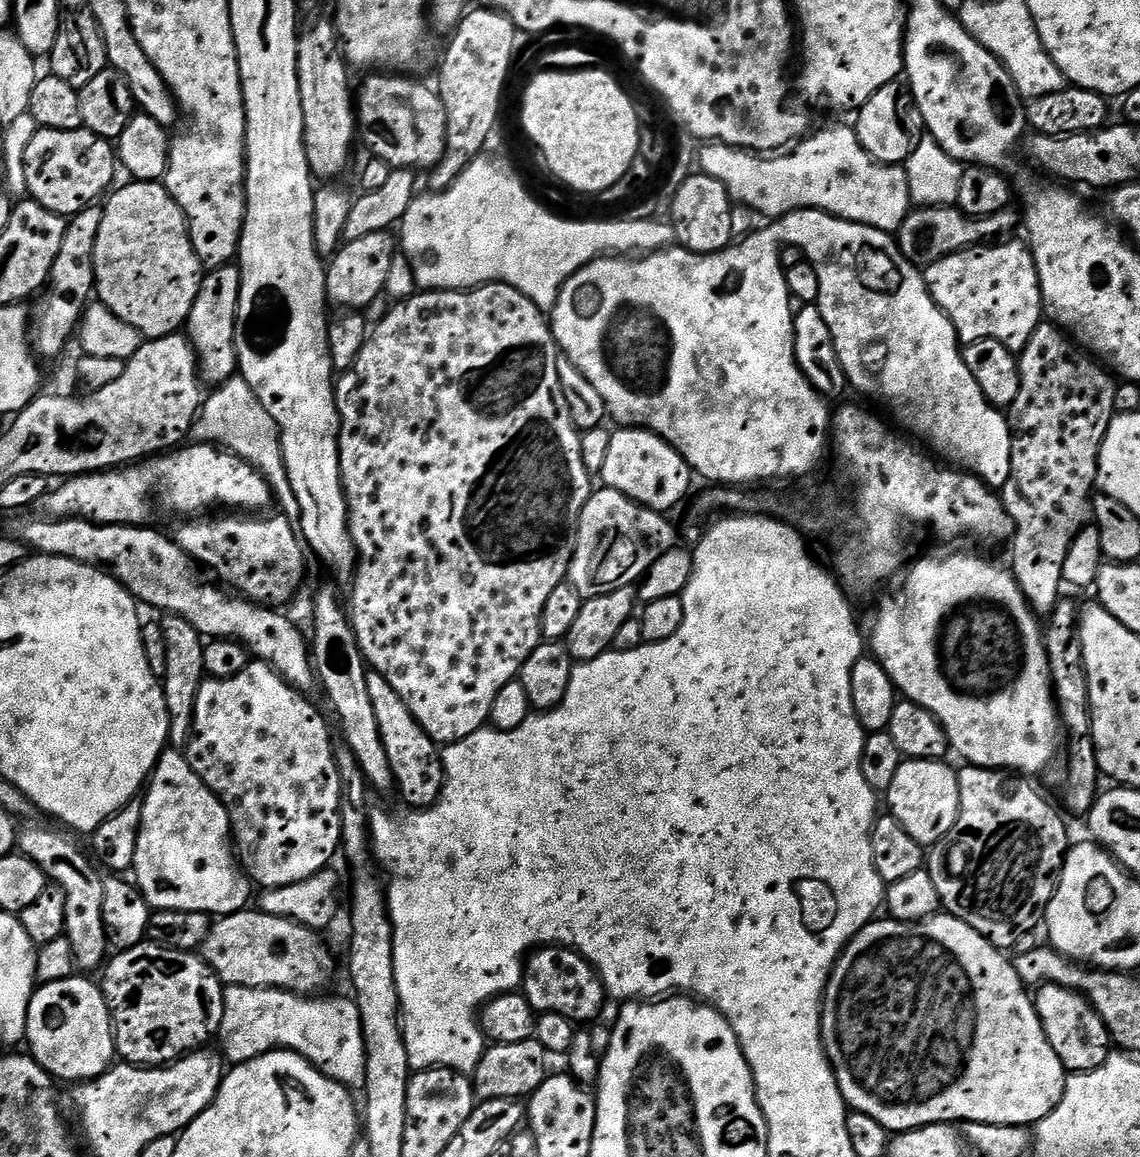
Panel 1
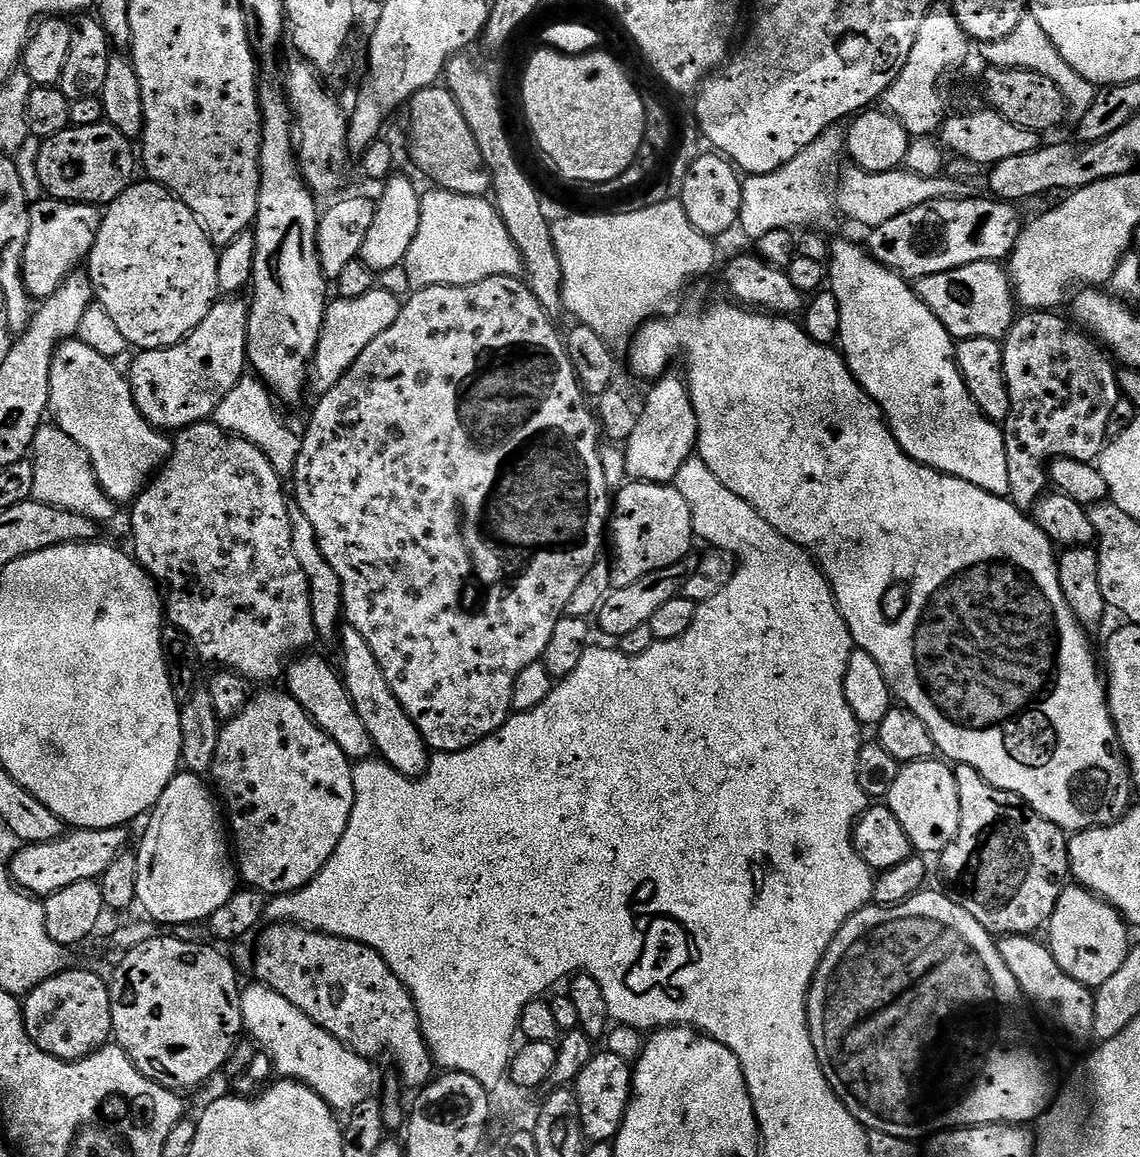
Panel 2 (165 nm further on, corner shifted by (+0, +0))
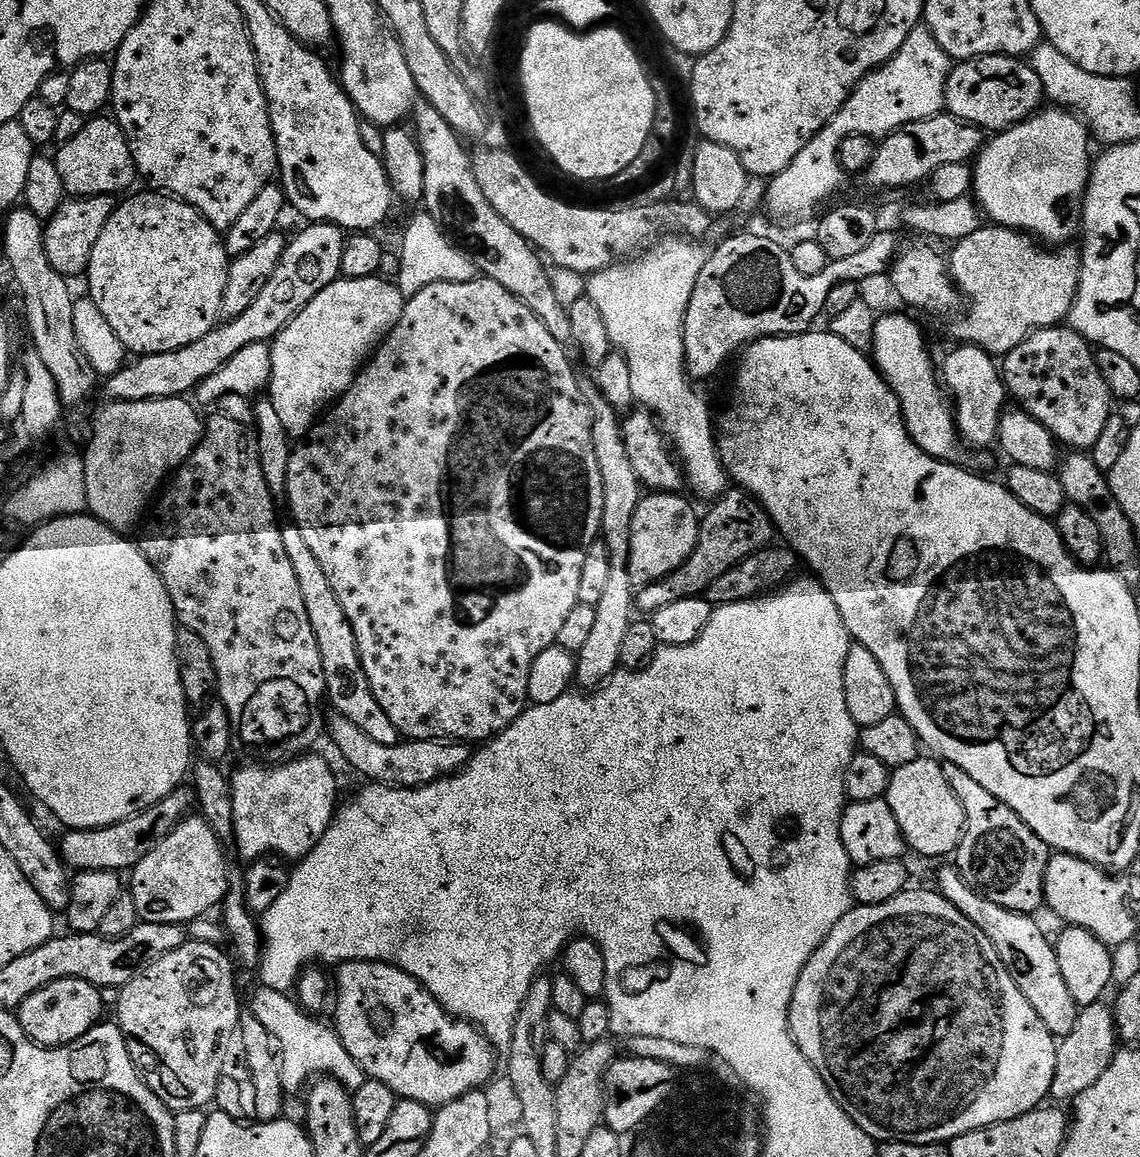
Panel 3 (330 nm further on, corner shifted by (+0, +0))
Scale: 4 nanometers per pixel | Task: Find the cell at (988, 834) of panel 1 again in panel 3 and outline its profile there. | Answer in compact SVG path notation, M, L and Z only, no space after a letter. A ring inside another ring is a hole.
M944 764L944 773L964 811L964 837L954 853L954 866L961 878L982 898L994 902L994 906L1011 912L1039 913L1044 904L1048 844L1042 842L1010 806L994 798L986 786L978 786L966 770Z

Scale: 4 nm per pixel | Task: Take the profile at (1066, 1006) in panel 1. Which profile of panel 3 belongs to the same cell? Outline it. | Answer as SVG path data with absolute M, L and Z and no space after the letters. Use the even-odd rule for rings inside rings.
M955 866L942 869L936 880L940 883L940 895L946 897L962 914L966 914L966 918L970 918L970 922L974 922L974 926L986 934L986 938L990 938L994 950L998 950L998 958L1002 958L1010 978L1014 978L1026 1002L1030 1002L1030 1006L1034 1006L1034 1014L1046 1022L1046 1030L1050 1030L1050 1034L1057 1038L1068 1036L1070 1030L1074 1030L1074 1022L1078 1022L1081 1005L1074 1002L1074 994L1070 994L1067 988L1062 970L1058 970L1056 950L1045 941L1045 929L1036 921L1037 917L994 906L994 902L982 898L968 886Z

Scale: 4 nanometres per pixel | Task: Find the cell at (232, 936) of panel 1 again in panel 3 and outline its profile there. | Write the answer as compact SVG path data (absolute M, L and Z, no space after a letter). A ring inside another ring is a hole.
M351 960L335 969L334 1008L336 1024L334 1031L340 1035L342 1046L350 1058L358 1062L365 1077L383 1082L394 1090L397 1098L427 1104L439 1110L466 1094L483 1089L493 1079L492 1055L494 1049L477 1028L465 1020L458 1020L448 1012L410 974L394 964L381 964L371 960Z

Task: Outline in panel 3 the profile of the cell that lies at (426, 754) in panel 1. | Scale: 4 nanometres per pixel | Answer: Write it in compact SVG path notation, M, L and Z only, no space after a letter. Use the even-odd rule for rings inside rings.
M288 522L280 529L282 546L286 546L286 554L298 574L298 586L302 586L302 598L306 602L306 614L310 618L310 626L314 630L314 638L318 638L318 654L322 654L322 670L324 671L324 690L327 703L332 703L339 715L350 718L354 726L360 727L362 734L374 738L382 746L394 746L401 743L400 731L386 718L386 710L378 706L378 698L370 690L370 682L366 678L366 670L362 670L362 662L358 654L358 642L354 638L354 630L350 626L350 618L346 618L346 610L342 610L334 590L330 590L330 578L326 578L318 558L310 551L306 537L298 526Z

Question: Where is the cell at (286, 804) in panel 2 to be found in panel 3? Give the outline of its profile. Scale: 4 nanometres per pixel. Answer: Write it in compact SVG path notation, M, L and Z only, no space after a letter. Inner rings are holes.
M305 754L275 766L240 768L231 773L234 802L234 845L244 862L265 858L283 858L299 862L311 854L314 846L332 824L338 812L336 776L317 754Z

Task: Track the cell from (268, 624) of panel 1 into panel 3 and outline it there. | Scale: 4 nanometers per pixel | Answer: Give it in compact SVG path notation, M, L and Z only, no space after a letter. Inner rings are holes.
M332 714L326 720L327 735L332 735L332 744L340 751L340 756L357 772L360 776L365 776L365 781L374 784L384 784L388 788L421 788L427 784L432 784L436 780L441 780L447 776L454 775L468 764L468 760L472 757L473 749L464 742L449 742L446 740L414 740L411 742L401 742L394 746L382 746L378 742L374 742L374 738L370 738L366 734L362 734L362 730L358 726L354 726L354 722L350 722L350 718L339 714Z

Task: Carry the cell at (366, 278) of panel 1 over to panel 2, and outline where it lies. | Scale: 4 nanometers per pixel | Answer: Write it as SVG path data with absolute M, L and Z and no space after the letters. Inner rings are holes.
M393 174L388 177L383 188L384 193L375 201L374 220L370 230L366 231L358 255L358 259L377 274L390 270L390 266L403 264L410 250L410 242L414 242L414 234L418 234L418 222L422 222L422 192L416 189L410 177Z

